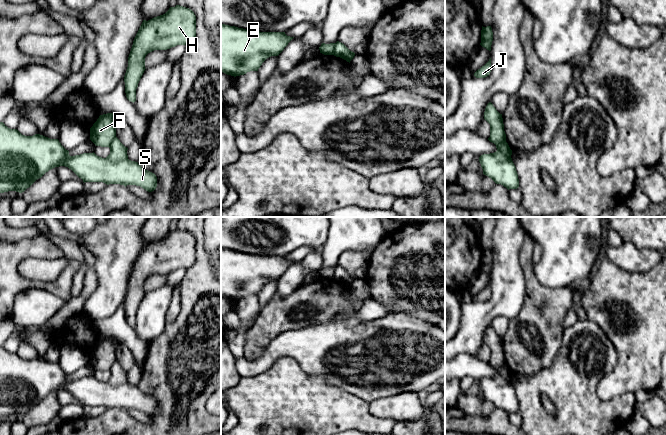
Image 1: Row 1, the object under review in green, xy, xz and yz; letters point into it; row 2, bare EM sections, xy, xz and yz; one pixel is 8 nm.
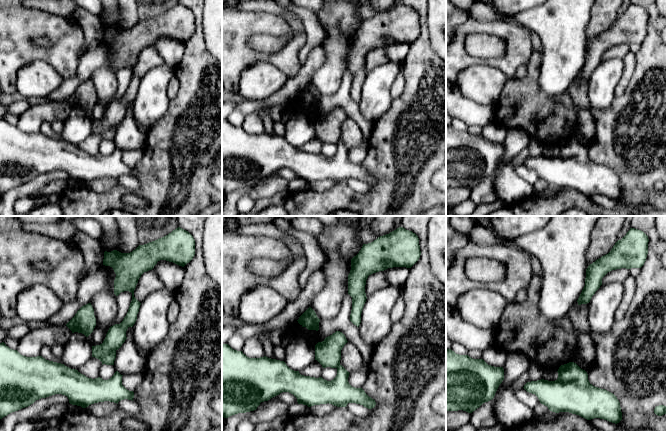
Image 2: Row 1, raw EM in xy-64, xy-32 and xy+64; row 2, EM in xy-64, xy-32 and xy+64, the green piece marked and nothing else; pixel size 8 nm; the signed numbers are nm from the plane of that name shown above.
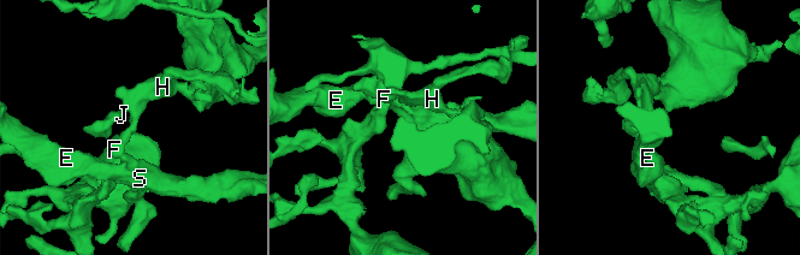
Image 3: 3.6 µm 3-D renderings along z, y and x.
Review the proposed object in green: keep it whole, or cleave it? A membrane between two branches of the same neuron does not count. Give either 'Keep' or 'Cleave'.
Cleave

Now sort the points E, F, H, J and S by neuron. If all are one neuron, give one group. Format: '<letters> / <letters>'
E S / F H J

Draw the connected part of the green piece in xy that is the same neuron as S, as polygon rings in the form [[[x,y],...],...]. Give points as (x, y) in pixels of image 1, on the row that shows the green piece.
[[[0,122],[0,193],[8,191],[24,192],[37,179],[49,170],[65,166],[71,169],[83,182],[103,182],[109,184],[136,185],[148,192],[157,187],[157,177],[154,173],[143,169],[138,162],[128,159],[127,150],[116,137],[111,145],[110,154],[102,158],[93,153],[83,153],[70,156],[58,139],[50,139],[40,134],[22,135],[17,129],[8,128]]]

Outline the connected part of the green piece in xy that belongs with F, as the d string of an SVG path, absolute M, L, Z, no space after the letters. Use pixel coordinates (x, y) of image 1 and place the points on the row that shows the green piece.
M114 113L100 115L90 128L90 140L101 147L109 147L116 138L116 125L120 118Z

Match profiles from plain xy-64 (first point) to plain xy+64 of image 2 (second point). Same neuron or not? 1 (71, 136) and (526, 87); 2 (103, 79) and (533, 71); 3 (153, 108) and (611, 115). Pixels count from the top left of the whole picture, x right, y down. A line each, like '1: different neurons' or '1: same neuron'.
1: different neurons
2: different neurons
3: different neurons

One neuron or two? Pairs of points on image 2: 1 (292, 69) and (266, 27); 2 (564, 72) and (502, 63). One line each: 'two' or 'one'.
1: one
2: two

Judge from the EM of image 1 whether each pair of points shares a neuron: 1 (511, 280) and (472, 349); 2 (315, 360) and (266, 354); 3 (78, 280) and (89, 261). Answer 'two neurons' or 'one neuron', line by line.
1: one neuron
2: one neuron
3: one neuron

